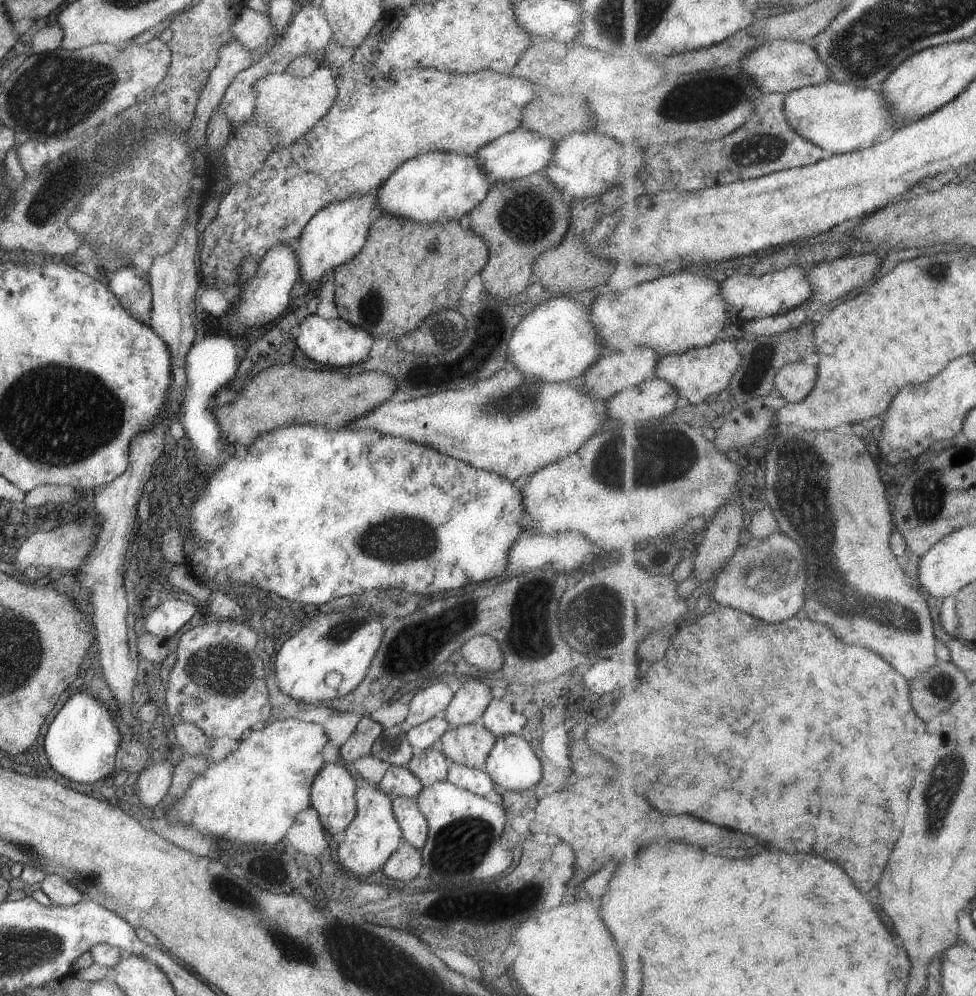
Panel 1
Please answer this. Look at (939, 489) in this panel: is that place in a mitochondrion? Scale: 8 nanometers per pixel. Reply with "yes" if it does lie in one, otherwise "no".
yes

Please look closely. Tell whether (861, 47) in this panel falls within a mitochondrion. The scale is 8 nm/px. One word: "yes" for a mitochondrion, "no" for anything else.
yes

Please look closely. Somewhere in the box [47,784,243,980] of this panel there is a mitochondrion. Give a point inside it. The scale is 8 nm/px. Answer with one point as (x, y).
(78, 874)

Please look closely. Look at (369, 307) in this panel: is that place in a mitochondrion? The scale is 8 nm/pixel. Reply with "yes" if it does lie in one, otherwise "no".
yes

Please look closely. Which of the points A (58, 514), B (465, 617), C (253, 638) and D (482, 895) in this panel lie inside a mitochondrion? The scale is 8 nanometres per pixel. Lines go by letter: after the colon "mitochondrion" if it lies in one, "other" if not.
A: other
B: other
C: mitochondrion
D: other

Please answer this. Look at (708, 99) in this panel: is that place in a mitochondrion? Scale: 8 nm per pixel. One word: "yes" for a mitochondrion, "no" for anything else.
yes

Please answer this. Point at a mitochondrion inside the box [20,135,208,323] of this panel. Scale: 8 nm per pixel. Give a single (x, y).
(53, 193)

